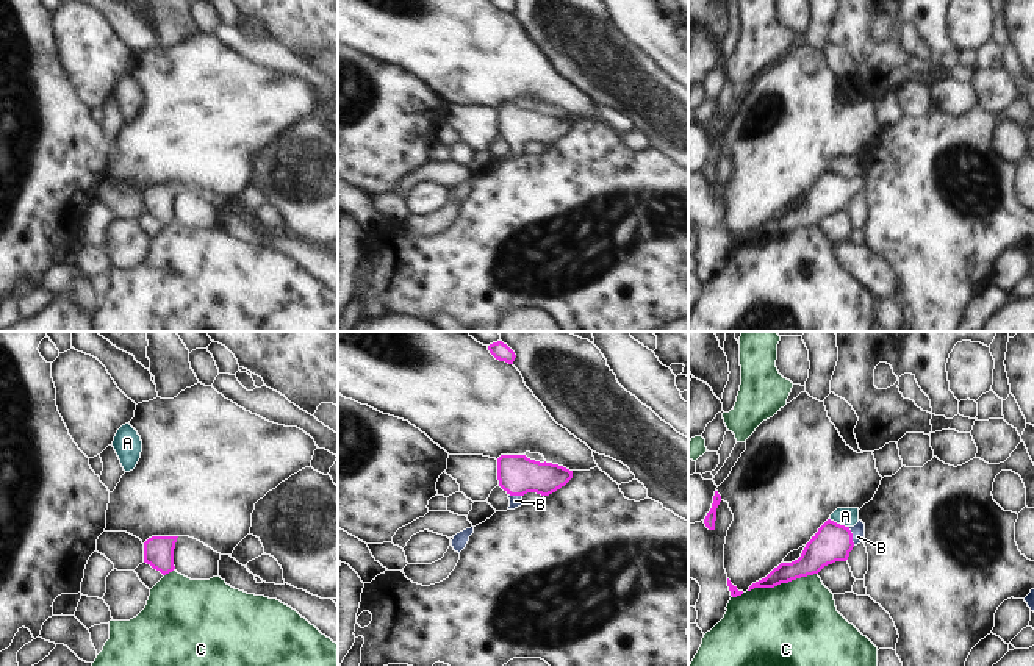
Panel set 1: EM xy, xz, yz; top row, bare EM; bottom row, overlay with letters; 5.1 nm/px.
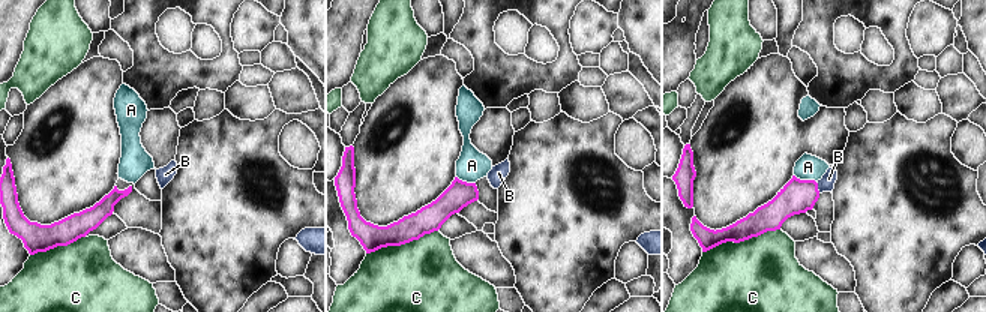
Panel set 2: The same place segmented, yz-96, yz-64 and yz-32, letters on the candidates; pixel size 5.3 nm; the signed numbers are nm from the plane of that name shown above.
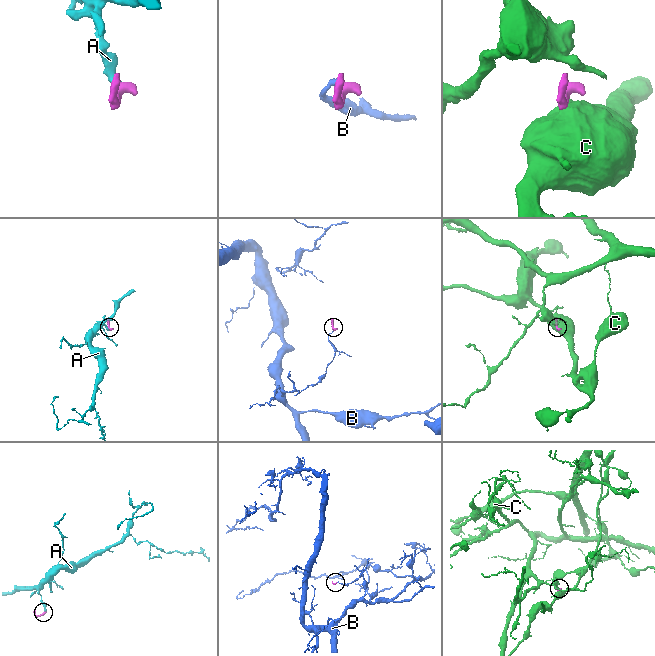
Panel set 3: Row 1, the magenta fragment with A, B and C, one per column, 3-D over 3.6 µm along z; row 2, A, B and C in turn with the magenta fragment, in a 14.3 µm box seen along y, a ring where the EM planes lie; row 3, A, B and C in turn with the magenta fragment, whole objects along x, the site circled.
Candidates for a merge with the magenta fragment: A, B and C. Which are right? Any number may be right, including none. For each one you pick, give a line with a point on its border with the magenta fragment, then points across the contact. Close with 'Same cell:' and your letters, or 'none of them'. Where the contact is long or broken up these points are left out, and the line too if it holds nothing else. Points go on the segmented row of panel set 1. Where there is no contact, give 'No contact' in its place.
B: Touches magenta at yz (851, 537). Path across: yz (832, 543), (851, 537), (858, 530)
Same cell: B

